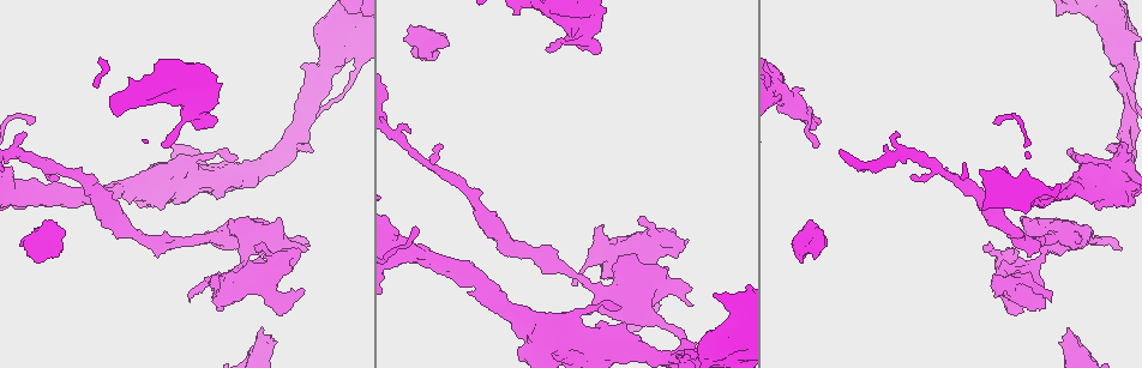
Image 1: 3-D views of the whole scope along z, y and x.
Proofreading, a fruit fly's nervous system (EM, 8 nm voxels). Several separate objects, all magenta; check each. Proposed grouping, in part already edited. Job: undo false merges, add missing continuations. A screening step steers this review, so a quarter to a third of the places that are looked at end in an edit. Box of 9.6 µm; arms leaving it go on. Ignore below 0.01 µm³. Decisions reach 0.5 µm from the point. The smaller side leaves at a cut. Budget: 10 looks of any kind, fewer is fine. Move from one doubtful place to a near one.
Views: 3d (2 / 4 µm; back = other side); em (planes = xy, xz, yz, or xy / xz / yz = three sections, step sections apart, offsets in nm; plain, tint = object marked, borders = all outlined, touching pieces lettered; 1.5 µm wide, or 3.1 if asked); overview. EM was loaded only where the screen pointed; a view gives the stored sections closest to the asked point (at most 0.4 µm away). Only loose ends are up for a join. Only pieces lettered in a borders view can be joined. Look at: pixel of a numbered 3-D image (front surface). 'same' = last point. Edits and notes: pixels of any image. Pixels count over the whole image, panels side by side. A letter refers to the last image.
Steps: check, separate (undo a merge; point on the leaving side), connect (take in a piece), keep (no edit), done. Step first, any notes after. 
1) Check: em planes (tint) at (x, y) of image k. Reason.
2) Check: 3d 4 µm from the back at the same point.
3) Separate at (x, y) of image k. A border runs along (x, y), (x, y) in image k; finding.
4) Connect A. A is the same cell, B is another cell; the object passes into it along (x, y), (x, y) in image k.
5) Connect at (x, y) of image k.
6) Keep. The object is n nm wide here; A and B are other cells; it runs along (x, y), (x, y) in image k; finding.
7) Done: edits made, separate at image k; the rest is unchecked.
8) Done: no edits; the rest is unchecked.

Check: 3d 2 µm from the back at (972, 187) of image 1. Sudden change in width.

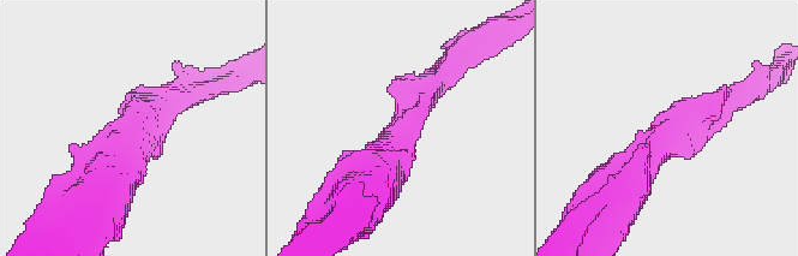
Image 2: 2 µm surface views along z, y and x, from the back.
Check: em planes (borders) at (132, 139) of image 2. The arms are 200, 440 nm wide; need the tissue.

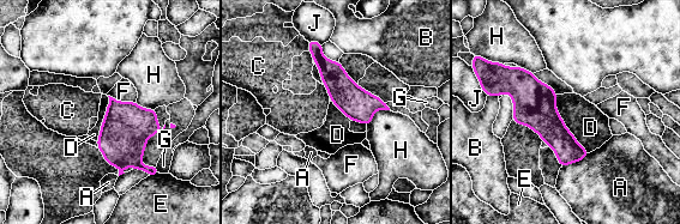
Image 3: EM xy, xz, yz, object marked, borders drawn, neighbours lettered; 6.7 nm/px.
Keep. A, B, C, D, E, F, G, H and J are other cells; all the same neuron.

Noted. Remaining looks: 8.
Check: 3d 4 µm at (1079, 241) of image 1.

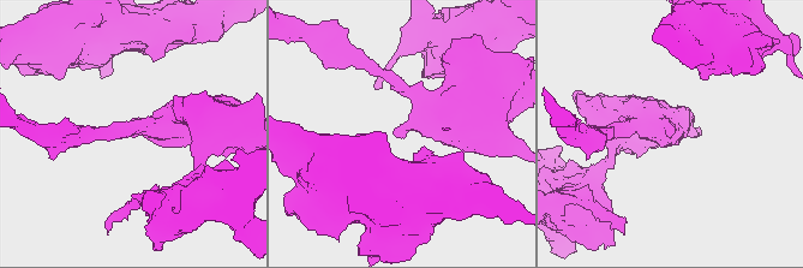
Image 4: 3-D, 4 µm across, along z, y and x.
Check: em yz step 4 (tint) at (672, 129) of image 4. Shape alone is not enough.

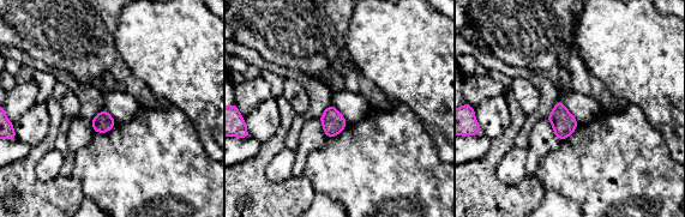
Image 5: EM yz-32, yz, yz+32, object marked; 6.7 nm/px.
Check: em xy step 8 (borders) at the same point. Another direction.

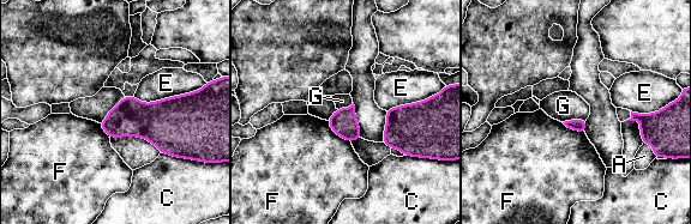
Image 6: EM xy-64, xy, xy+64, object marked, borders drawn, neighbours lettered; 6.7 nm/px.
Keep. A, C, E, F and G are other cells; a border runs along (586, 119), (569, 119), (563, 122) in image 6; no lettered piece goes on from it.

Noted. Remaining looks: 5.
Check: em xy step 4 (borders) at (220, 287) of image 1.

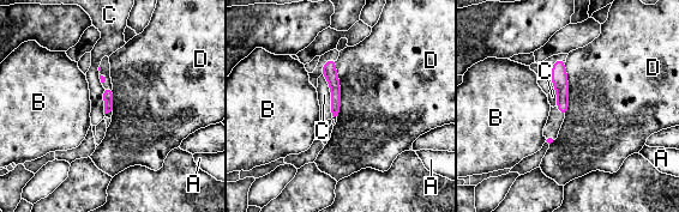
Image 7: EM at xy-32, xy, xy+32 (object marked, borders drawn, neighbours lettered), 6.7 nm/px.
Keep. A, B, C and D are other cells; none of them fits.

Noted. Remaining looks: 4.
Check: 3d 2 µm at (899, 134) of image 1. Thin end.

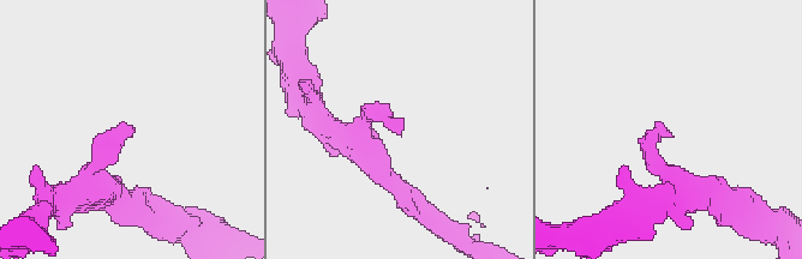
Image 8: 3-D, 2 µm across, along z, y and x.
Check: em planes (tint) at (403, 130) of image 8.

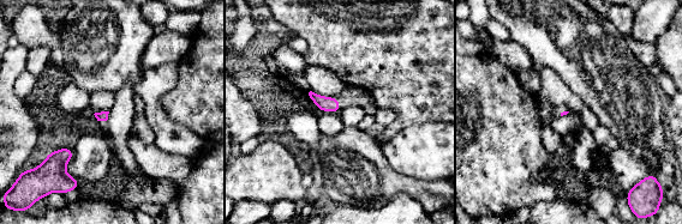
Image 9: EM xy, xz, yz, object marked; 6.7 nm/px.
Check: em planes (borders) at the same point.

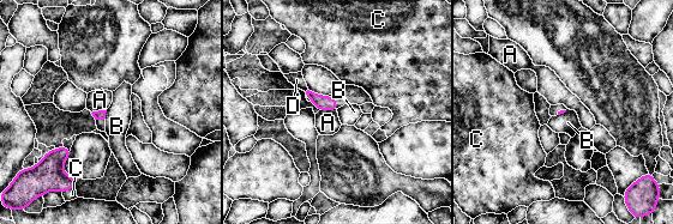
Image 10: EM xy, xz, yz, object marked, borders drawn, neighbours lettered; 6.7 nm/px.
Keep. A, B, C and D are other cells; a border runs along (107, 110), (103, 119) in image 10; none of them fits.

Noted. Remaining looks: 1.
Done: no edits; the rest is unchecked.

